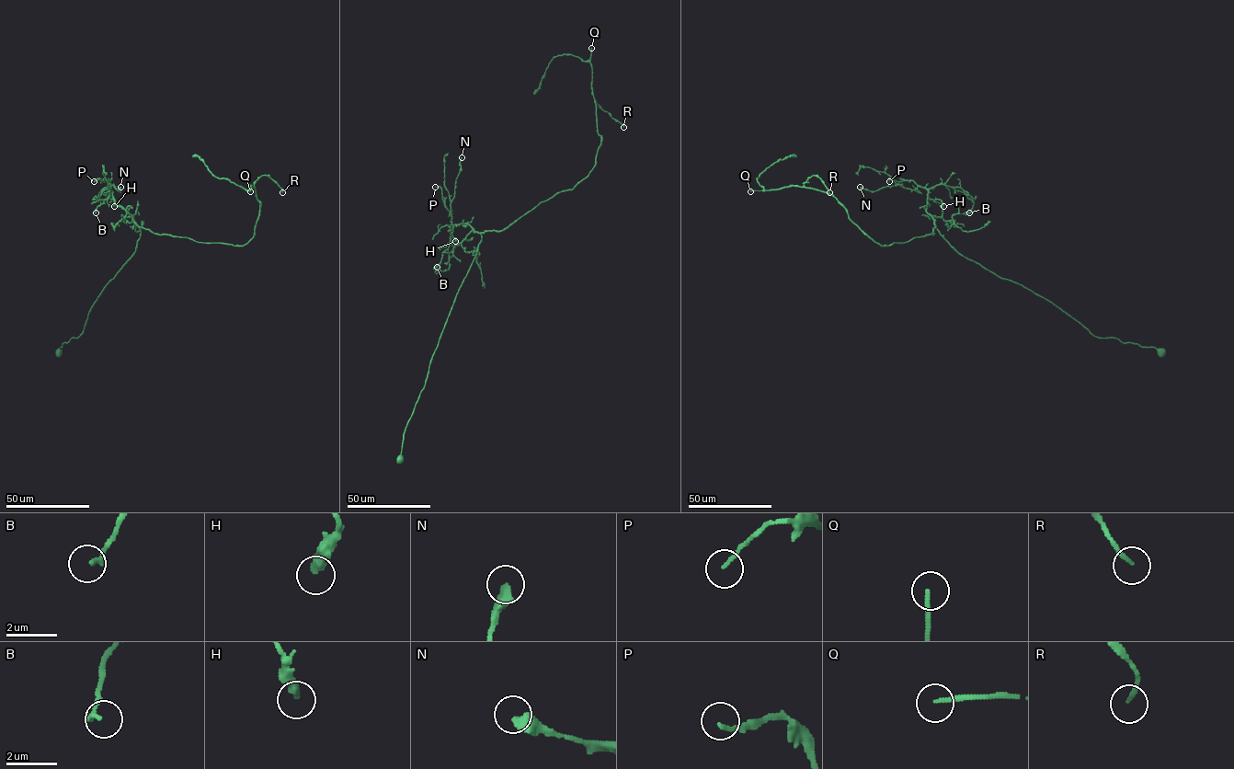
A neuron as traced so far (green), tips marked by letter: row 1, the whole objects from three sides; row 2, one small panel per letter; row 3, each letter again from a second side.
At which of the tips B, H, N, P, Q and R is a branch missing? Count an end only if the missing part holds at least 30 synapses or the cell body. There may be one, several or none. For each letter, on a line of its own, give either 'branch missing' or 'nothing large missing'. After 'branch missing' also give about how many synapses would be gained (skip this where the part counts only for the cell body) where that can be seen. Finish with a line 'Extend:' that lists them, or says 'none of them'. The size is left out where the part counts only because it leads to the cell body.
B: nothing large missing
H: nothing large missing
N: nothing large missing
P: nothing large missing
Q: nothing large missing
R: nothing large missing
Extend: none of them

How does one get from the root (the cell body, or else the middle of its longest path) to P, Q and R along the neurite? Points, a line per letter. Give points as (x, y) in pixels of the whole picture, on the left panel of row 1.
P: (58, 352), (83, 332), (91, 308), (140, 235), (108, 181), (94, 181)
Q: (58, 352), (83, 332), (94, 304), (133, 254), (140, 227), (243, 246), (259, 212), (252, 186), (250, 191)
R: (58, 352), (83, 332), (133, 254), (140, 227), (243, 246), (259, 212), (254, 183), (267, 175), (282, 192)

